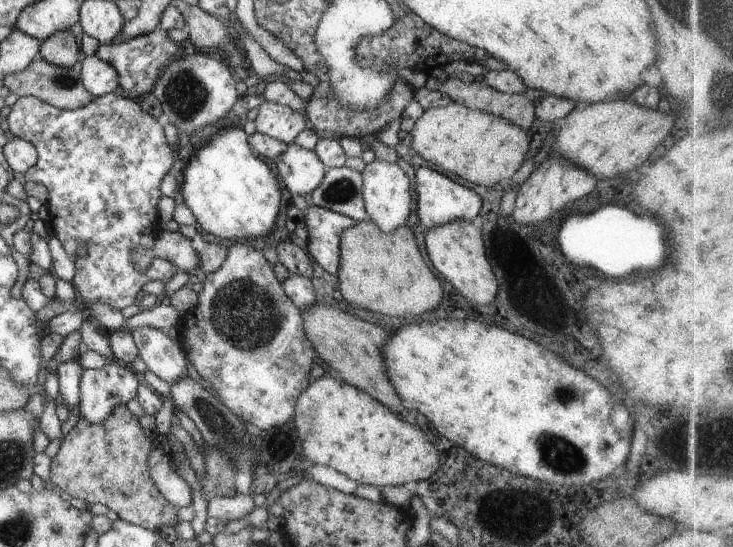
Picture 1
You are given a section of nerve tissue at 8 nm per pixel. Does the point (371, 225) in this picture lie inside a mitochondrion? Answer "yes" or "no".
no

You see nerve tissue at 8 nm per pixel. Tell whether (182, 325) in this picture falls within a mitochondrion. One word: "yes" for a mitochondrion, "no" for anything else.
no

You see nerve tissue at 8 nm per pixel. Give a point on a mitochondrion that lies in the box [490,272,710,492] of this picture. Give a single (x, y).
(558, 453)

